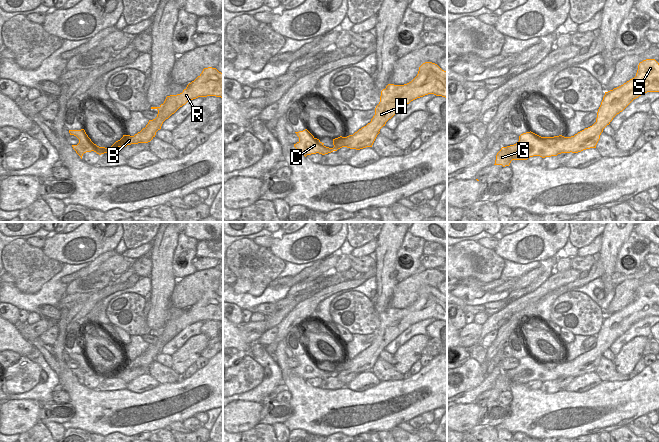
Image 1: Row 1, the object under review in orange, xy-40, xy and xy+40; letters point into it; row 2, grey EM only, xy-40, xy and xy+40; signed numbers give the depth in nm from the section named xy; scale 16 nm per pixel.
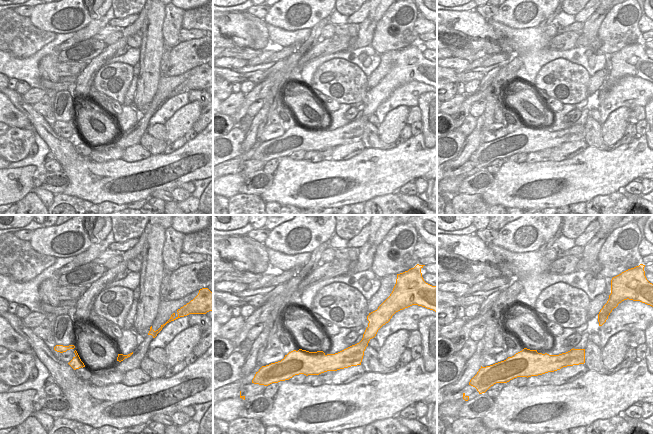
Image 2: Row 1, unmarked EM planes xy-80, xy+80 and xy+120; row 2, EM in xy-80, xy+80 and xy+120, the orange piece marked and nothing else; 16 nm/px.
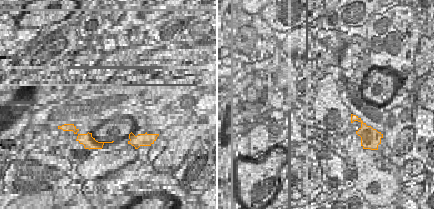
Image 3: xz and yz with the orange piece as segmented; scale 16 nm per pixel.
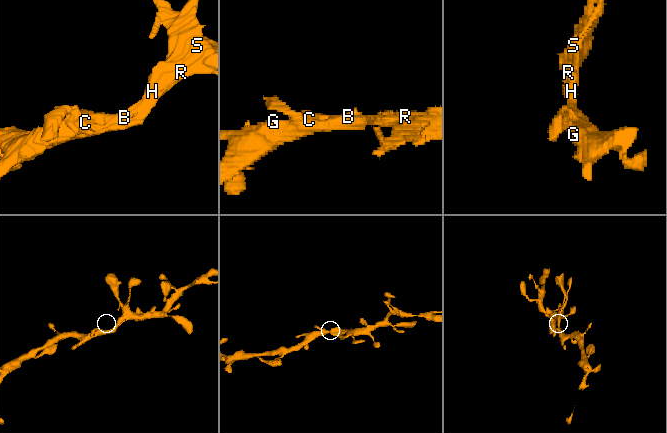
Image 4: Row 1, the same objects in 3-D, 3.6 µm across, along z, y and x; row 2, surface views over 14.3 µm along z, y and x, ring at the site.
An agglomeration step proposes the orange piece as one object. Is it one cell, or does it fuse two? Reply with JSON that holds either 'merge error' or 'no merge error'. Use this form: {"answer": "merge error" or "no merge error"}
{"answer": "no merge error"}

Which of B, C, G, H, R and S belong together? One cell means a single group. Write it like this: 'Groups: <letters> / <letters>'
Groups: B C G H R S.

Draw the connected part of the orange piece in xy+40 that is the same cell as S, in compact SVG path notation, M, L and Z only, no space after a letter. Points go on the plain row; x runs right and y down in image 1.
M646 283L639 287L636 300L623 309L605 316L597 336L596 346L574 360L541 361L533 356L519 360L519 365L502 371L496 379L494 389L509 390L512 384L527 384L533 380L542 382L561 377L578 377L596 372L603 353L634 323L647 316L659 316L659 287Z

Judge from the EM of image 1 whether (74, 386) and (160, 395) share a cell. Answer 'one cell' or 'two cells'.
one cell

